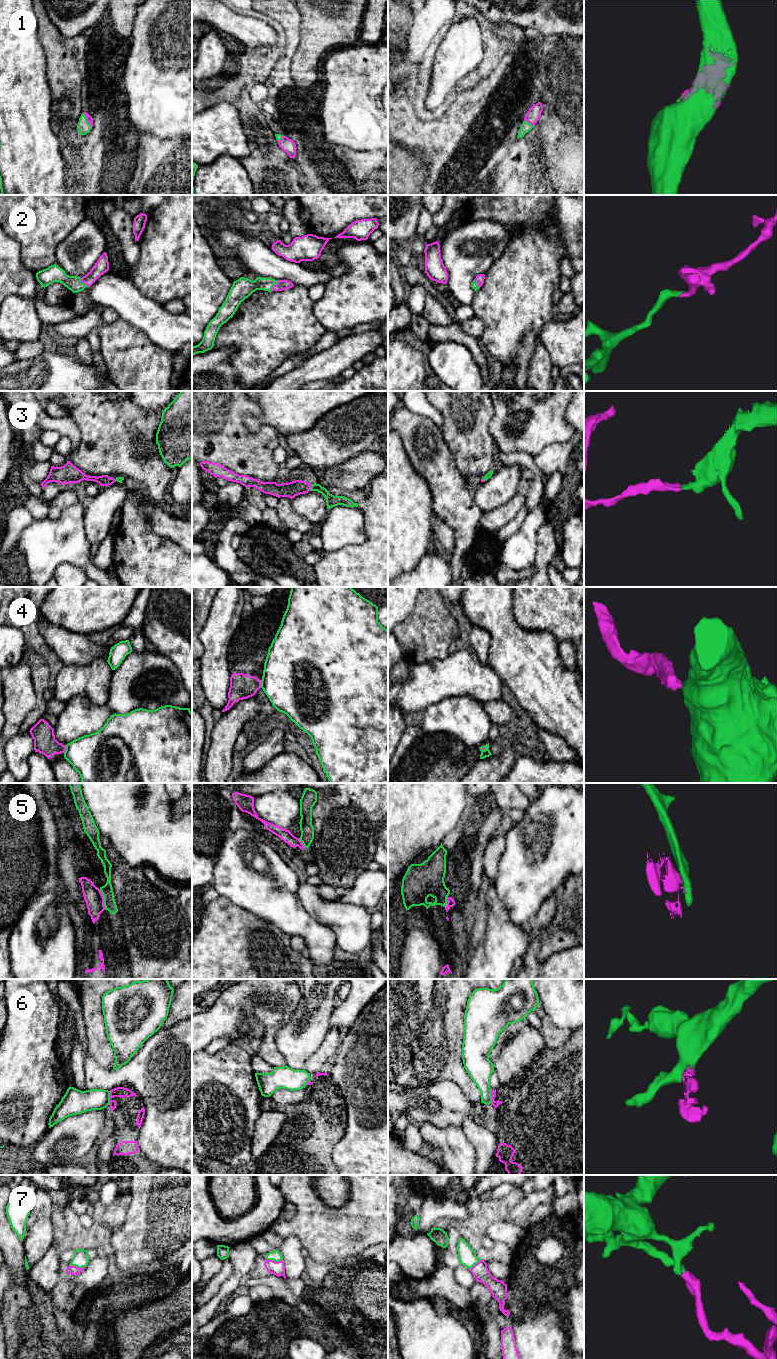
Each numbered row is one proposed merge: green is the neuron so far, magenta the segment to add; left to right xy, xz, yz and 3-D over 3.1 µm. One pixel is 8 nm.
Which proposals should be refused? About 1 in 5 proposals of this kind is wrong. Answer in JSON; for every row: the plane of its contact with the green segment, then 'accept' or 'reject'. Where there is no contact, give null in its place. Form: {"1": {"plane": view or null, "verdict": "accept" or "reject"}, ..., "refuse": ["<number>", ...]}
{"1": {"plane": "xy", "verdict": "accept"}, "2": {"plane": "xz", "verdict": "accept"}, "3": {"plane": "xz", "verdict": "accept"}, "4": {"plane": "xy", "verdict": "reject"}, "5": {"plane": "xy", "verdict": "reject"}, "6": {"plane": "yz", "verdict": "reject"}, "7": {"plane": "xz", "verdict": "accept"}, "refuse": ["4", "5", "6"]}

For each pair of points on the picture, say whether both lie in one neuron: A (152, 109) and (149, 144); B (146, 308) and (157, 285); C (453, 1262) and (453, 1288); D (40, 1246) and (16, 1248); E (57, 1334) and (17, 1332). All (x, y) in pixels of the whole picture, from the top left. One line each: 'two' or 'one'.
A: two
B: two
C: two
D: two
E: two

